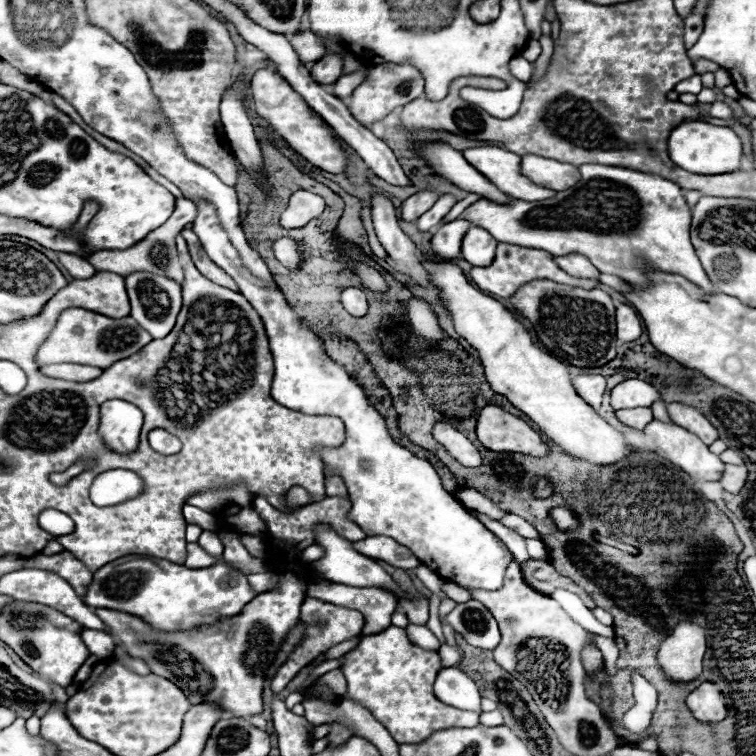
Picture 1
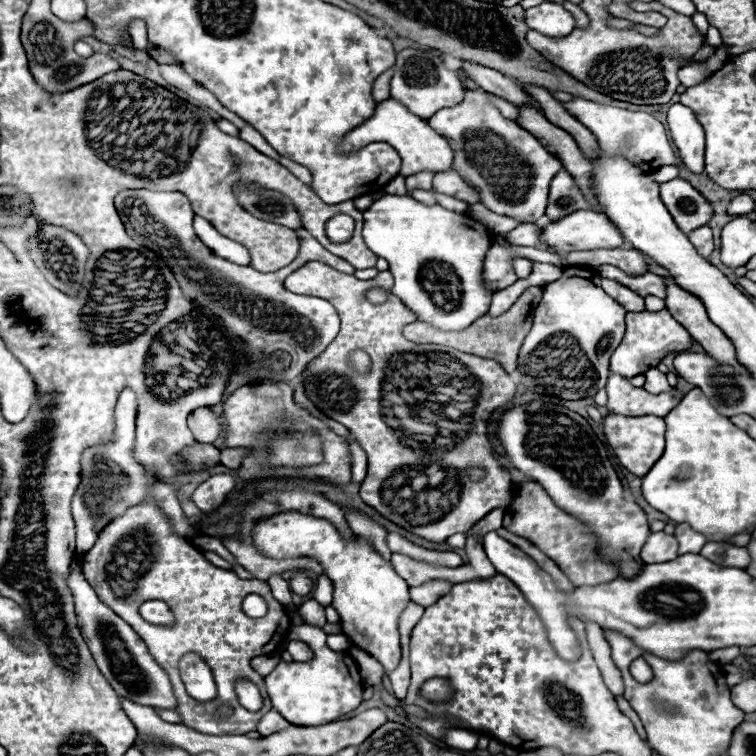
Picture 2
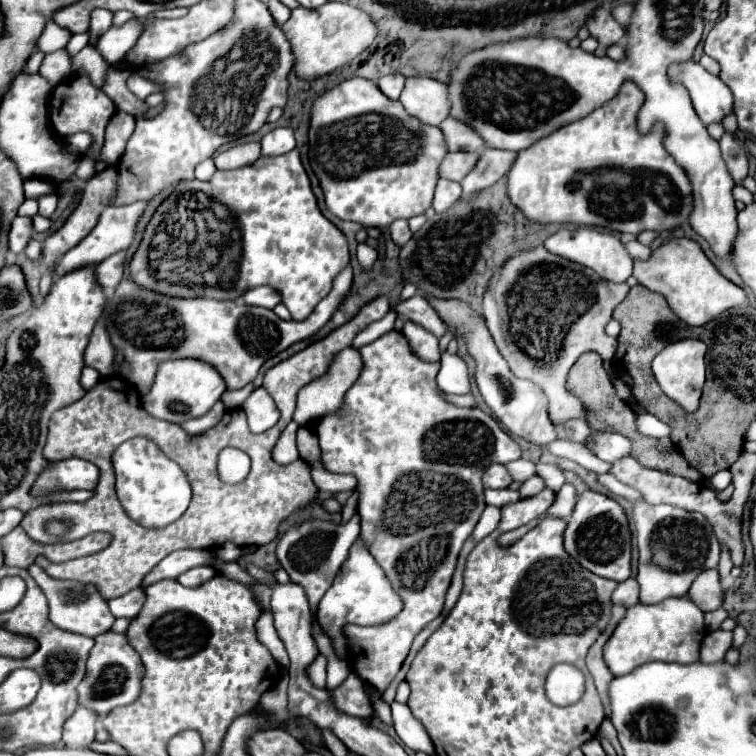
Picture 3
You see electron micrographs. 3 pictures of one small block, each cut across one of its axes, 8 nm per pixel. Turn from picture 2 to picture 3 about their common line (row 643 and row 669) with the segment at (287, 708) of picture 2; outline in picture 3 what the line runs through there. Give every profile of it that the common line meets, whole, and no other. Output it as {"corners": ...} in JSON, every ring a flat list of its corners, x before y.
{"corners":[[320,654,320,656,317,656,312,664,307,668,308,677,316,687,326,688,327,664,327,659]]}

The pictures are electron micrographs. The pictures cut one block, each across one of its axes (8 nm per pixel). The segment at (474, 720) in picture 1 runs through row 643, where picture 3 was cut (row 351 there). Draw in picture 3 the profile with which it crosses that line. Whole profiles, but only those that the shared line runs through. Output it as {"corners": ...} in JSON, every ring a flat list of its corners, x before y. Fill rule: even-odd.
{"corners":[[392,330,384,334,376,342,362,346,360,354,364,360,364,368,358,382,346,394,346,406,342,406,342,412,318,420,312,428,318,434,322,462,326,470,340,474,356,474,360,490,360,538,364,538,368,552,384,568,394,590,404,602,402,612,382,626,364,628,348,624,344,628,348,636,350,670,356,672,364,682,372,684,376,690,384,692,398,674,404,658,408,656,414,636,442,612,444,596,454,574,458,552,464,540,472,534,484,510,484,468,490,464,506,464,518,460,522,456,522,450,518,442,514,442,490,414,478,408,458,408,442,400,438,396,438,386,434,380,434,374,438,374,440,364,426,364,418,360,416,354,410,352,410,346,402,332],[462,458,466,458,466,466,462,466],[434,474,446,474,450,478,434,478],[470,490,474,490,474,506,470,506,470,514,466,514,466,518,458,518,458,522,442,522,444,518,452,518,454,502,470,498],[424,558,430,558,430,566,424,566]]}

